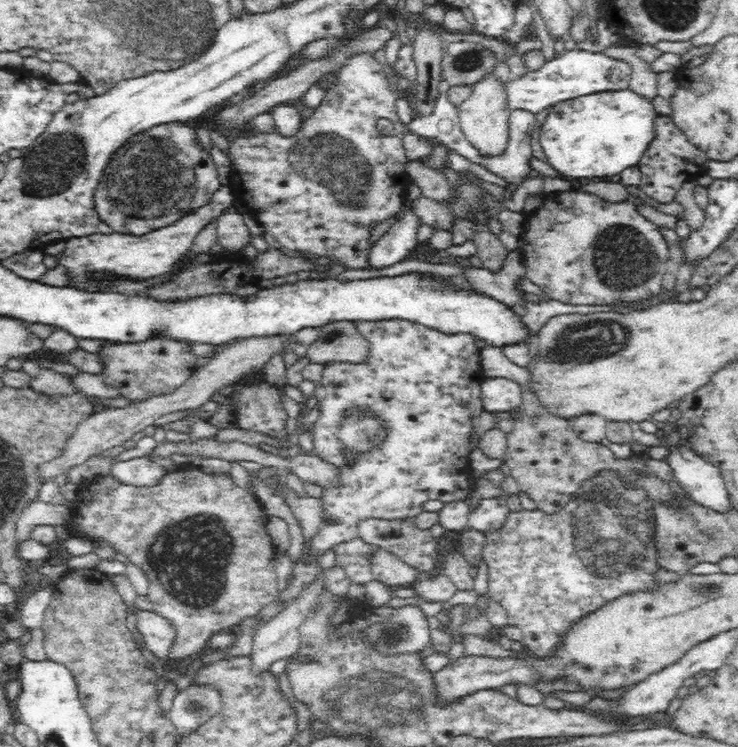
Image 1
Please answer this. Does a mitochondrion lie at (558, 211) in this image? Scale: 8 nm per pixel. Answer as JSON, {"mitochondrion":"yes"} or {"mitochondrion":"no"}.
{"mitochondrion":"no"}

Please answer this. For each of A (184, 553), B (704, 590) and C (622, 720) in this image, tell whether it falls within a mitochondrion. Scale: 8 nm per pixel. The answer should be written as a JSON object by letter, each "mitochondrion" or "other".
{"A":"mitochondrion","B":"mitochondrion","C":"other"}

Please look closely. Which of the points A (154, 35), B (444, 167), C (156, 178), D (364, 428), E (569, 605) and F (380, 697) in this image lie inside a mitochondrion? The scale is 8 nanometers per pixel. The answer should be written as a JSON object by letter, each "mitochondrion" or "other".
{"A":"mitochondrion","B":"other","C":"mitochondrion","D":"mitochondrion","E":"other","F":"mitochondrion"}

